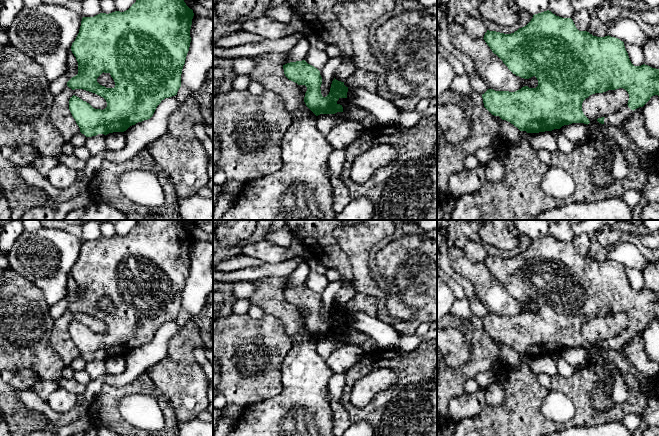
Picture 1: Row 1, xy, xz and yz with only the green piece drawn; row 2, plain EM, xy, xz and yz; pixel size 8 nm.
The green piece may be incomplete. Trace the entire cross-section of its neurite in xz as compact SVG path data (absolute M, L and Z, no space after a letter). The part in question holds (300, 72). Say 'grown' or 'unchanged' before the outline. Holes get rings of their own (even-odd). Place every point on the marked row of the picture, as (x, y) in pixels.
unchanged | M302 60L287 63L283 65L283 69L289 80L307 87L304 102L316 116L343 112L342 105L337 101L340 98L347 98L348 87L344 85L344 82L334 78L329 94L323 97L320 89L322 77L317 68Z

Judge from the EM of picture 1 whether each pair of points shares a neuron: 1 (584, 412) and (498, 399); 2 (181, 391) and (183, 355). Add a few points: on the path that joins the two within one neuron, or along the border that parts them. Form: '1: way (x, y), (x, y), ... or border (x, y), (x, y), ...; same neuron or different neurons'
1: border (503, 387), (504, 401), (495, 406), (488, 406); different neurons
2: way (181, 382), (181, 364); same neuron

